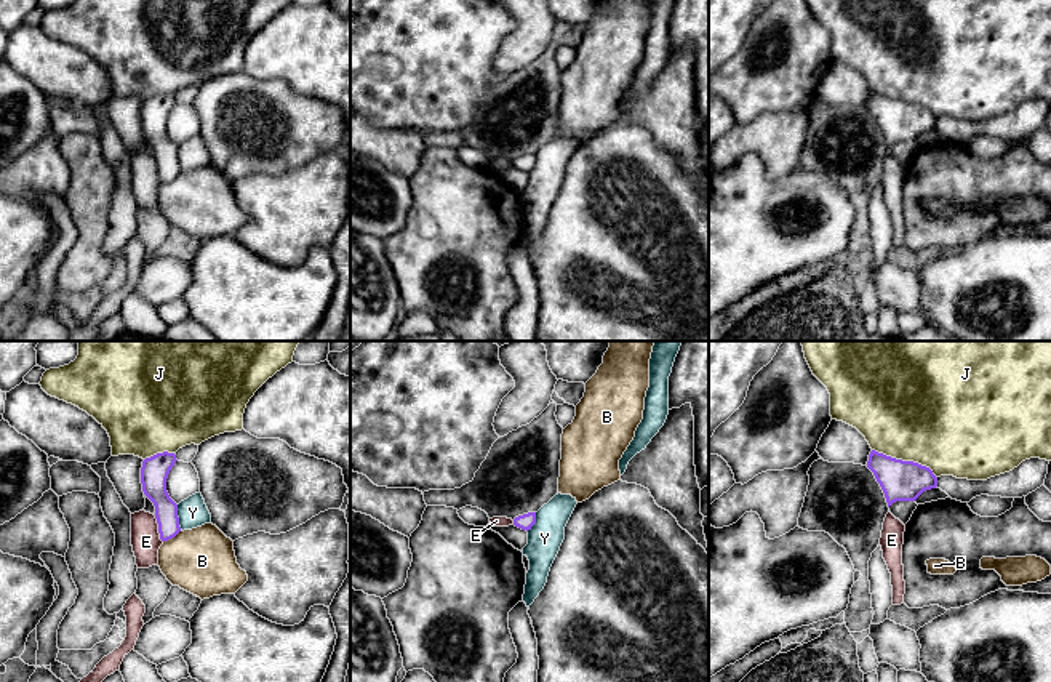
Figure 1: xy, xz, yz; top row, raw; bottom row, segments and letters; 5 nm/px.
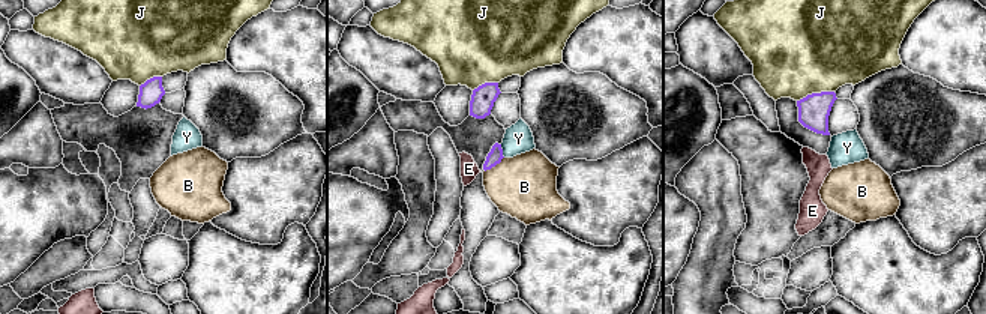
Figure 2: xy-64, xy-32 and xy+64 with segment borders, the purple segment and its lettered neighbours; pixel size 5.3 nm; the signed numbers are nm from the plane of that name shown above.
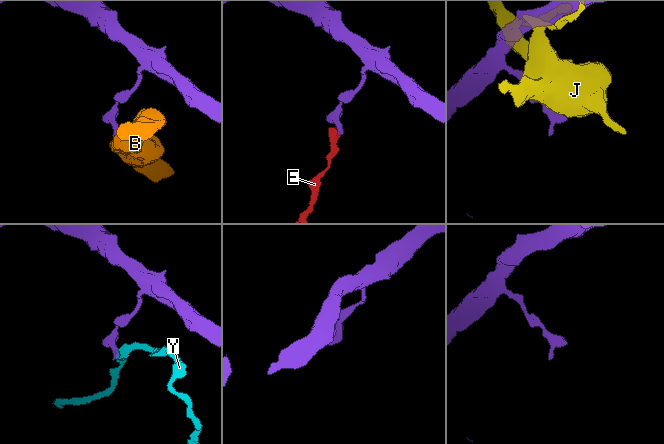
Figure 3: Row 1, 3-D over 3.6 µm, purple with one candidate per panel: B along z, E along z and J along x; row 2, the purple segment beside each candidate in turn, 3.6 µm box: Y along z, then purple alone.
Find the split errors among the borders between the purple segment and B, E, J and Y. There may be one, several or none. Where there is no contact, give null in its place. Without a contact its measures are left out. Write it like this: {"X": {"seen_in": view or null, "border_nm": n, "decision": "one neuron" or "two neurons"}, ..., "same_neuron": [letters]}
{"B": {"seen_in": "xy", "border_nm": 110, "decision": "two neurons"}, "E": {"seen_in": "xy", "border_nm": 140, "decision": "two neurons"}, "J": {"seen_in": "yz", "border_nm": 360, "decision": "two neurons"}, "Y": {"seen_in": "xy", "border_nm": 130, "decision": "two neurons"}, "same_neuron": []}

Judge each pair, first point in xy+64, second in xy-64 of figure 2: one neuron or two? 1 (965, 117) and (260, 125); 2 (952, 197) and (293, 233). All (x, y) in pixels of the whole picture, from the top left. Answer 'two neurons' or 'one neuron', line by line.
1: one neuron
2: two neurons

